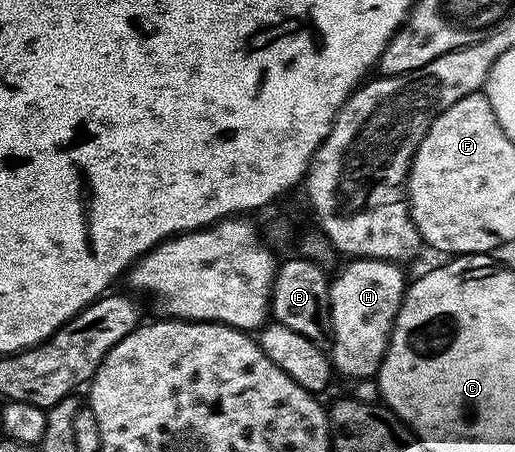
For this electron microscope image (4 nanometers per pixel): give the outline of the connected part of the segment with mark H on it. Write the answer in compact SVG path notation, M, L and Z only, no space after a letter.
M354 258L329 285L333 342L330 359L335 373L352 382L373 379L380 370L392 327L407 289L403 268L395 261Z

